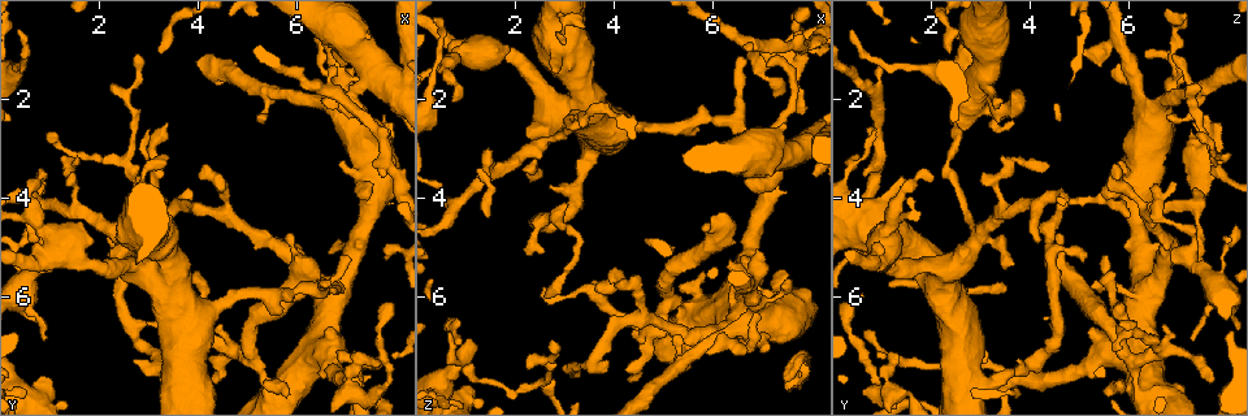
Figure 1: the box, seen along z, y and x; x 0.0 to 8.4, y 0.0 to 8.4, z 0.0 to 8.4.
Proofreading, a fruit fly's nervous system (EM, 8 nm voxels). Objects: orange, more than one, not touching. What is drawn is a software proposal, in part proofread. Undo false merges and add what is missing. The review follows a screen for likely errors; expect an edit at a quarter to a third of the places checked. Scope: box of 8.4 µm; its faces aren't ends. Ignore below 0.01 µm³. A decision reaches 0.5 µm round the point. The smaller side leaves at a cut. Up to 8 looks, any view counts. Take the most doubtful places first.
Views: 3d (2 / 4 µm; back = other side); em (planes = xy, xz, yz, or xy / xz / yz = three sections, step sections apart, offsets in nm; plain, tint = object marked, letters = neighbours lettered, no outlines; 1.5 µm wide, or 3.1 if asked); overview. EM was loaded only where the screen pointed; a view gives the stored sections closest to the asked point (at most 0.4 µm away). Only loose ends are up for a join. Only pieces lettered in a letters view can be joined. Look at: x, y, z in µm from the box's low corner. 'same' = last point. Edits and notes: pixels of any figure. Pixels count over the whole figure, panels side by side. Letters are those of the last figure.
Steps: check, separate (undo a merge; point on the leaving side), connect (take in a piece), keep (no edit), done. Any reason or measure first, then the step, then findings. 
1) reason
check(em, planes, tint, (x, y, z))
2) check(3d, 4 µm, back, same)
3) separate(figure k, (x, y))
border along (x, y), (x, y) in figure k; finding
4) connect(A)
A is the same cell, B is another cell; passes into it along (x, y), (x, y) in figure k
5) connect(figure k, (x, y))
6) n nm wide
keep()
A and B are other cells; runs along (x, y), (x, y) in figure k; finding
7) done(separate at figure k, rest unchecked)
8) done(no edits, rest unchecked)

long arm stops here
check(em, xz, step 8, tint, (5.85, 4.70, 4.60))

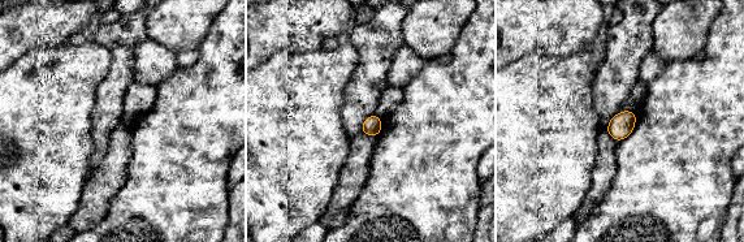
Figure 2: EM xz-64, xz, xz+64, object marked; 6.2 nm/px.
check(em, xz, step 8, letters, same)

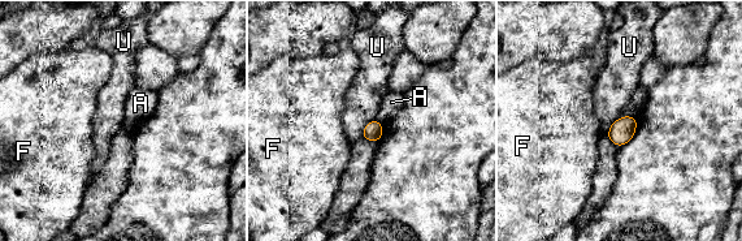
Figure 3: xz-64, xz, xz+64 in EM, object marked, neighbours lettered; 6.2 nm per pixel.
keep()
A, F and U are other cells; none of them fits

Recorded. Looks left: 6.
thin neck
check(em, planes, letters, (5.55, 7.90, 6.15))

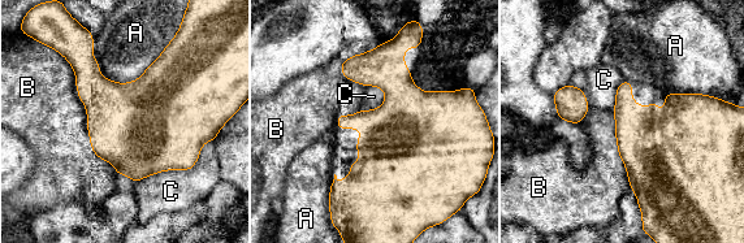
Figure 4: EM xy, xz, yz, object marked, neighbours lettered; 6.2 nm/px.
keep()
A, B and C are other cells; border along (212, 139), (191, 168), (133, 183) in figure 4; continuous, no second neuron

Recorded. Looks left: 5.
free end
check(em, xz, step 8, letters, (4.30, 7.75, 7.70))

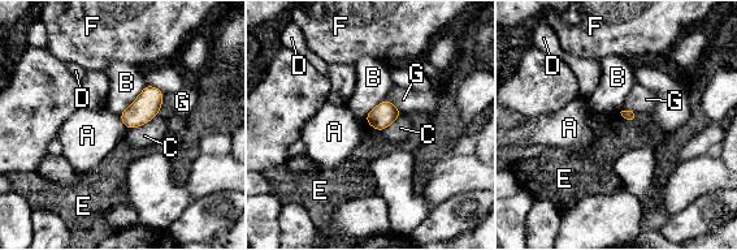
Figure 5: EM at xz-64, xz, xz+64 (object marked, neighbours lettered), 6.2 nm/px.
keep()
A, B, C, D, E, F and G are other cells; border along (364, 119), (381, 132) in figure 5; none of them fits

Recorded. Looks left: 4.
done(no edits, rest unchecked)

